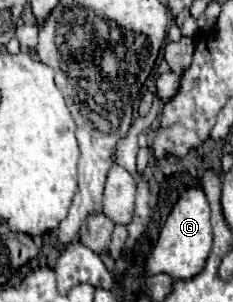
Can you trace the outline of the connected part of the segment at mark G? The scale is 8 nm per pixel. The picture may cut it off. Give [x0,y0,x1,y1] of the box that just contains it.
[146,188,212,280]

